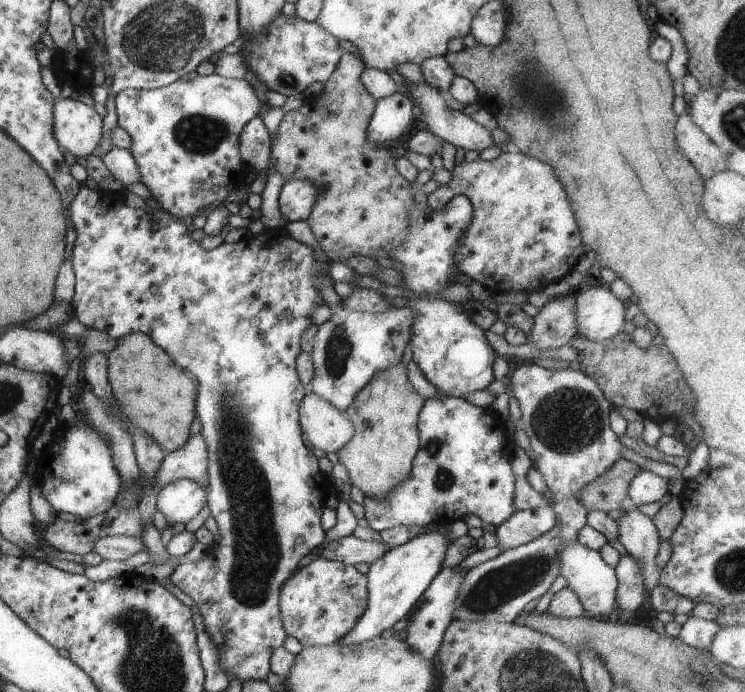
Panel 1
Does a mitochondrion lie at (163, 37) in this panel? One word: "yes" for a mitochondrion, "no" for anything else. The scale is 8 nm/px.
yes

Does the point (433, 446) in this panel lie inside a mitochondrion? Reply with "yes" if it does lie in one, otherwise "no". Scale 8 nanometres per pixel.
yes

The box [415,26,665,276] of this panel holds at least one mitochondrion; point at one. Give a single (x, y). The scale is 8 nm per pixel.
(552, 95)

